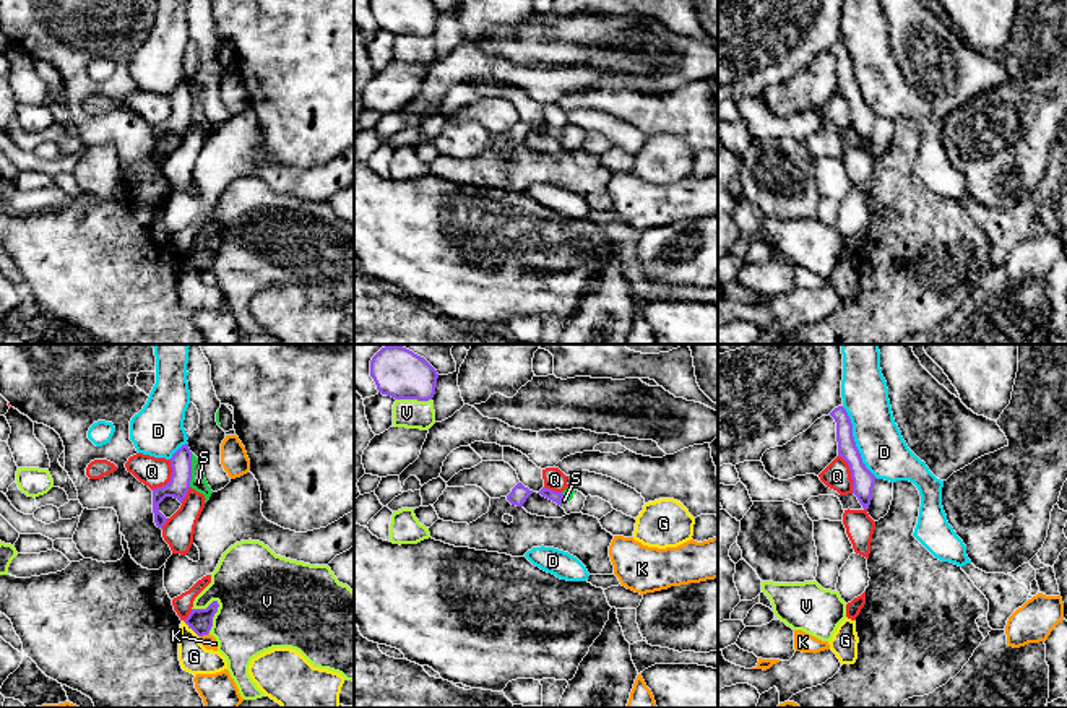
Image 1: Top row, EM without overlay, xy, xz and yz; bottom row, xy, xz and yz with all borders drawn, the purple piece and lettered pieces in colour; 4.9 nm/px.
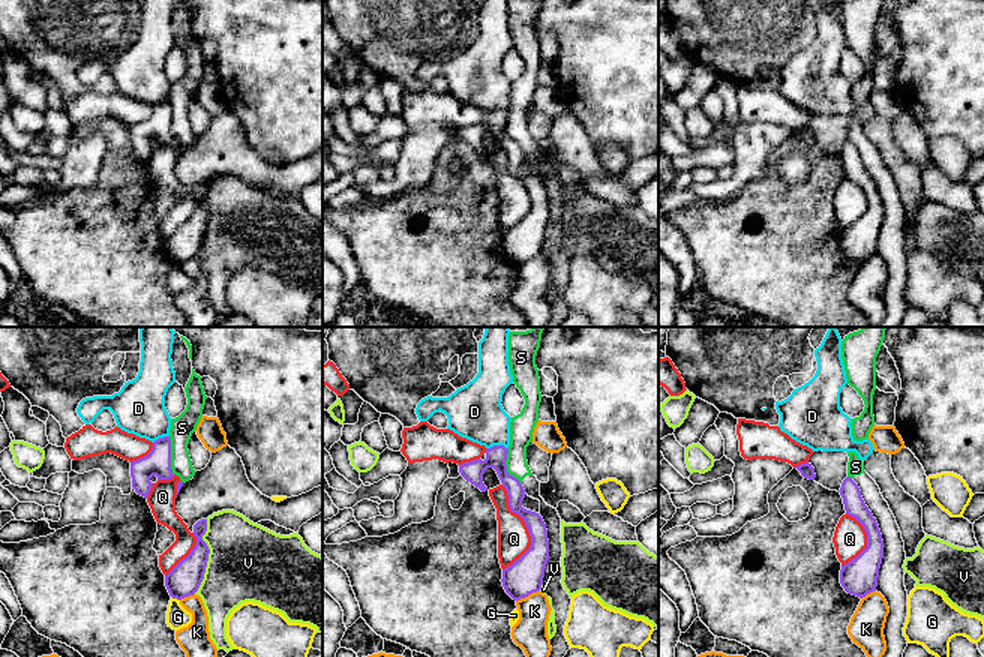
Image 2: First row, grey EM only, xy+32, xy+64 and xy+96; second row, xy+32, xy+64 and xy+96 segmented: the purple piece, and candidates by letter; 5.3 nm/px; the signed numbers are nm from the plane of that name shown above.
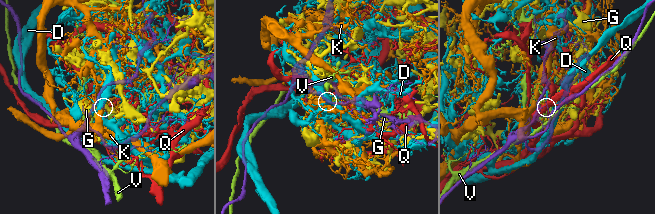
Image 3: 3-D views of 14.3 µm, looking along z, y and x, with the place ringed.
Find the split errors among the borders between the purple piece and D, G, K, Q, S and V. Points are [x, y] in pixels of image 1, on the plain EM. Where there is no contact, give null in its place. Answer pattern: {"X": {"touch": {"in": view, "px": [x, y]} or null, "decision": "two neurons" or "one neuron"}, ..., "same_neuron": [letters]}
{"D": {"touch": {"in": "yz", "px": [855, 78]}, "decision": "two neurons"}, "G": {"touch": {"in": "xy", "px": [190, 263]}, "decision": "two neurons"}, "K": {"touch": {"in": "xy", "px": [203, 270]}, "decision": "two neurons"}, "Q": {"touch": {"in": "yz", "px": [851, 111]}, "decision": "two neurons"}, "S": {"touch": {"in": "xy", "px": [190, 106]}, "decision": "two neurons"}, "V": {"touch": {"in": "xy", "px": [213, 252]}, "decision": "two neurons"}, "same_neuron": []}

